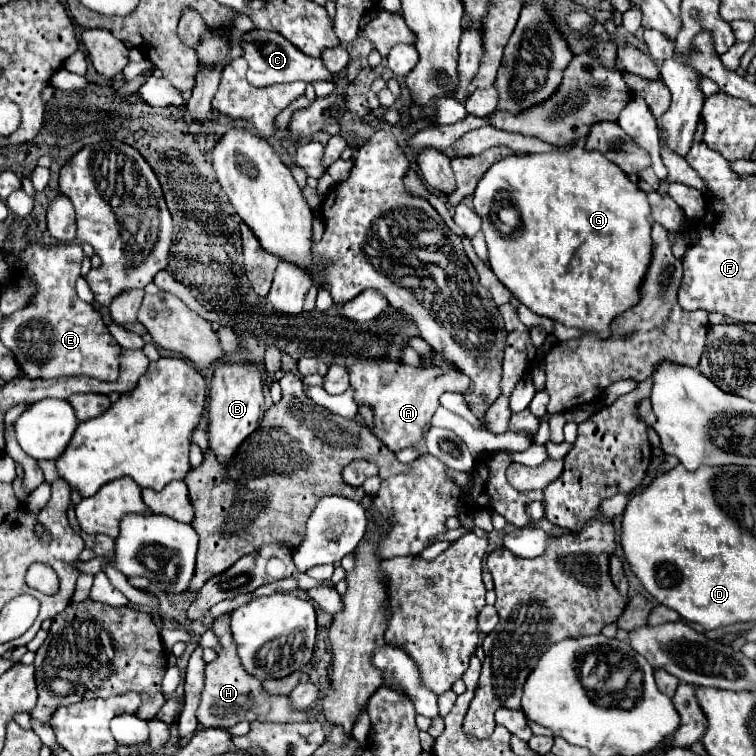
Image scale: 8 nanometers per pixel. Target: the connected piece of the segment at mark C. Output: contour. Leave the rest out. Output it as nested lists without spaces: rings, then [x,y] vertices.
[[[253,30],[247,32],[241,48],[245,52],[245,60],[249,62],[249,70],[247,70],[247,80],[251,86],[255,88],[267,88],[273,84],[287,84],[287,82],[317,82],[317,80],[325,80],[325,82],[333,82],[333,74],[325,68],[321,58],[311,58],[311,56],[303,56],[303,52],[299,52],[289,40],[285,40],[279,32],[267,32],[267,30]]]

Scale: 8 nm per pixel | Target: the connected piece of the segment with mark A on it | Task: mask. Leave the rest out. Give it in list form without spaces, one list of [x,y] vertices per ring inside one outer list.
[[[431,352],[431,356],[423,360],[423,368],[395,364],[386,358],[366,358],[347,366],[347,370],[357,406],[369,406],[373,410],[371,434],[393,452],[419,444],[443,392],[465,392],[465,388],[469,388],[469,378],[453,372],[437,352]]]

